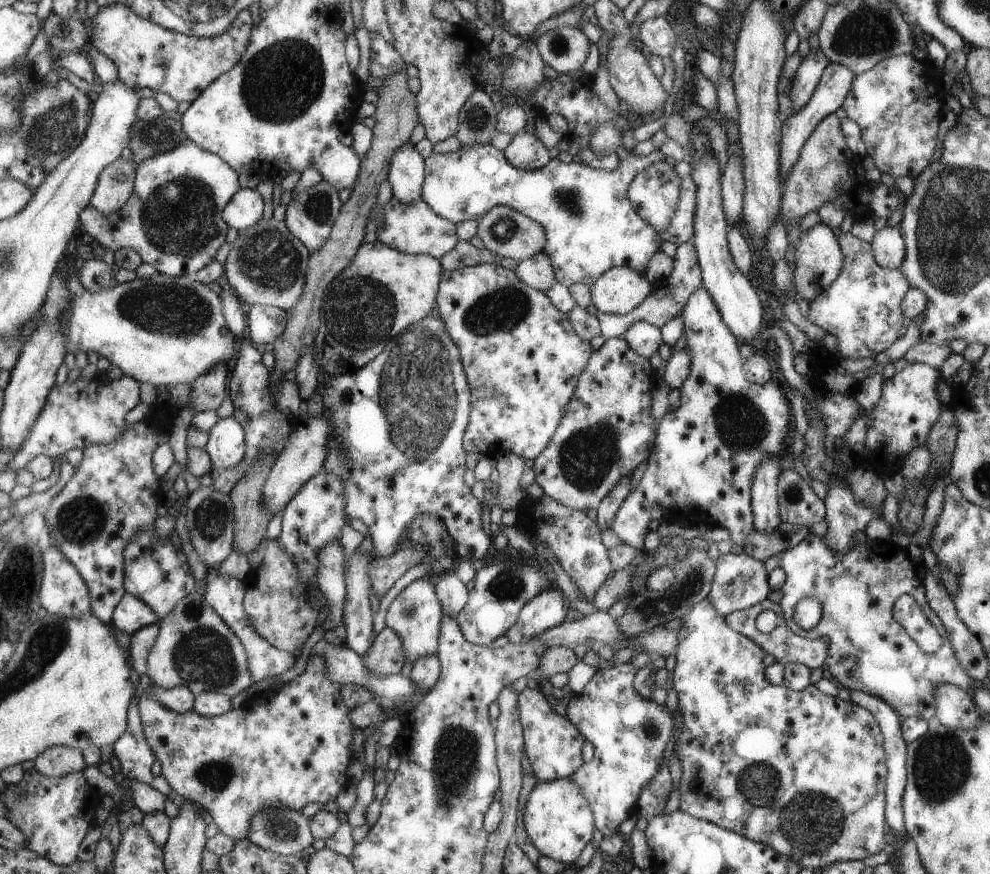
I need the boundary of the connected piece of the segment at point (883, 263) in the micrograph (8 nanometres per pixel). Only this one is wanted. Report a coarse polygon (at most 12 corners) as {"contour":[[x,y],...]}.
{"contour":[[898,226],[875,231],[869,245],[875,262],[898,269],[905,245]]}

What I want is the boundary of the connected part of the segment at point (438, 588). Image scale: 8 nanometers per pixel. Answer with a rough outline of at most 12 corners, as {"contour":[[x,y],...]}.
{"contour":[[454,571],[432,581],[444,614],[455,619],[468,599]]}

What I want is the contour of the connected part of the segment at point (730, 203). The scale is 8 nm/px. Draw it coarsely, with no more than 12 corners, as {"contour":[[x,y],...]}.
{"contour":[[728,158],[722,176],[726,225],[742,216],[745,180],[738,158]]}

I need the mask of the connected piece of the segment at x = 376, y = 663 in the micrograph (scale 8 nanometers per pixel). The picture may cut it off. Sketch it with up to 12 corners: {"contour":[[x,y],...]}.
{"contour":[[384,627],[362,665],[376,677],[396,675],[404,664],[401,641]]}

